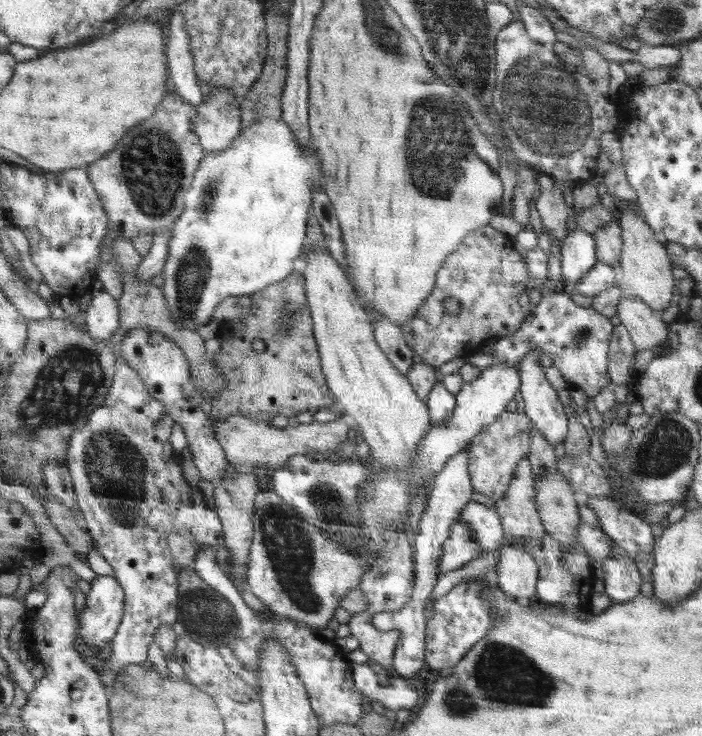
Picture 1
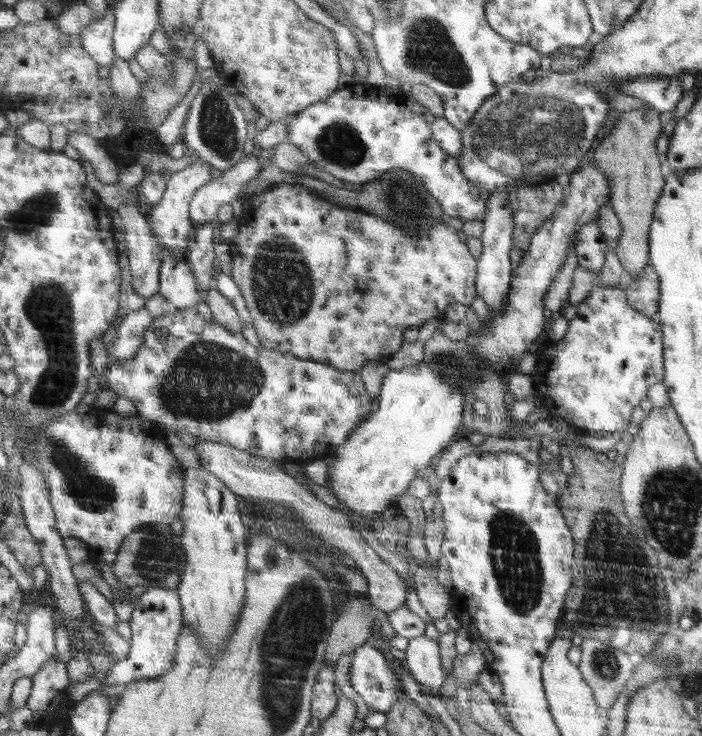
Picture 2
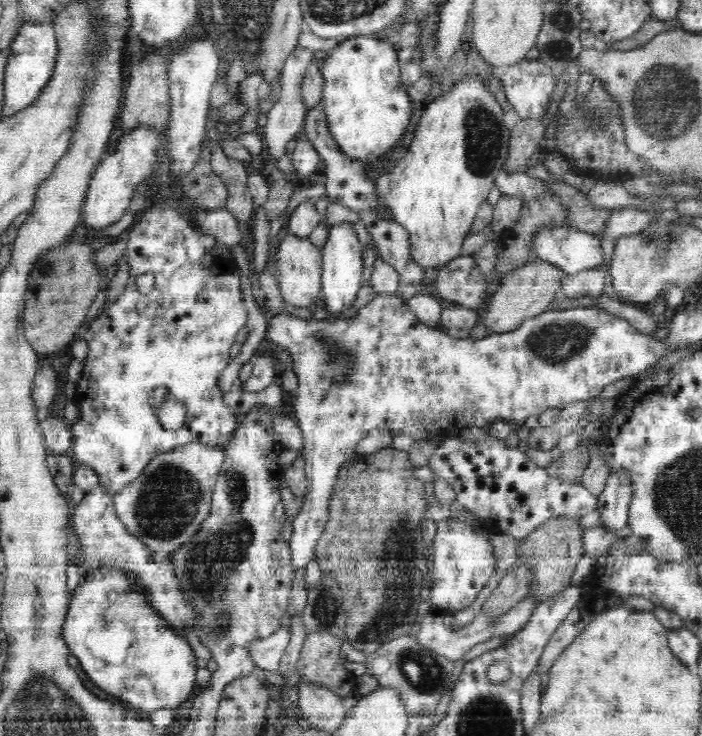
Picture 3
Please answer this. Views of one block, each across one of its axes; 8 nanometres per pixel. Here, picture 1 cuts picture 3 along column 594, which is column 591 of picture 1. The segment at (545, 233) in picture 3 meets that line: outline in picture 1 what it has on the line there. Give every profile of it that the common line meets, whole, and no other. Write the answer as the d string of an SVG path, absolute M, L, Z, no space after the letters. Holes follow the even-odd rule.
M573 228L571 234L563 238L559 258L561 258L561 286L563 290L569 290L597 264L597 248L593 236L589 232Z

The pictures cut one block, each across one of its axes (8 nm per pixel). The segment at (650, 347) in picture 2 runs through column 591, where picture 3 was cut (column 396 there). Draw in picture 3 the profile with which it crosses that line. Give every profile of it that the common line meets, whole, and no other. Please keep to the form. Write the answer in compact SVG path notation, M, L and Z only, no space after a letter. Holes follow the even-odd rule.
M396 290L392 294L370 294L370 300L358 310L356 316L352 318L344 318L344 320L338 320L338 318L324 318L324 320L318 320L318 318L310 318L310 320L304 320L304 318L298 318L294 316L292 312L288 310L282 310L280 314L274 314L274 318L270 320L268 324L268 340L274 342L276 346L280 346L282 350L286 350L290 356L292 356L292 372L296 374L298 378L298 390L296 390L296 400L294 400L294 416L296 416L296 424L298 428L302 430L304 434L304 458L306 458L306 478L308 478L308 494L306 494L306 508L302 510L300 516L294 518L294 534L292 534L292 540L290 540L290 554L292 554L292 570L294 574L300 572L300 570L308 570L308 564L312 560L316 560L316 546L318 546L318 540L322 538L324 534L324 528L326 528L326 520L328 520L328 504L332 500L332 492L334 492L334 486L338 482L338 476L340 476L340 470L344 468L344 462L348 456L354 456L356 452L356 444L374 428L384 428L388 430L390 434L398 434L398 436L408 436L412 442L418 442L418 440L436 440L436 442L444 442L444 440L452 440L452 438L460 438L464 432L468 432L468 426L484 426L494 420L498 422L506 422L506 424L512 424L516 428L524 426L524 422L530 418L530 416L540 416L542 412L550 410L550 408L566 408L568 404L576 404L576 402L584 402L584 400L592 400L592 398L598 398L604 388L608 384L614 384L618 380L624 380L624 378L634 378L634 376L640 376L644 374L646 370L650 370L652 366L660 364L662 358L670 356L674 350L670 350L670 344L666 340L658 340L654 338L652 334L642 334L640 330L636 330L628 320L624 318L618 318L618 316L612 316L612 314L606 314L598 308L570 308L570 310L546 310L534 318L528 318L520 328L512 330L512 332L504 332L504 334L492 334L488 338L482 338L478 342L470 342L470 338L466 340L456 340L452 336L446 336L442 334L440 330L432 330L428 328L414 312L412 308L408 306L408 300L404 300L402 292Z

